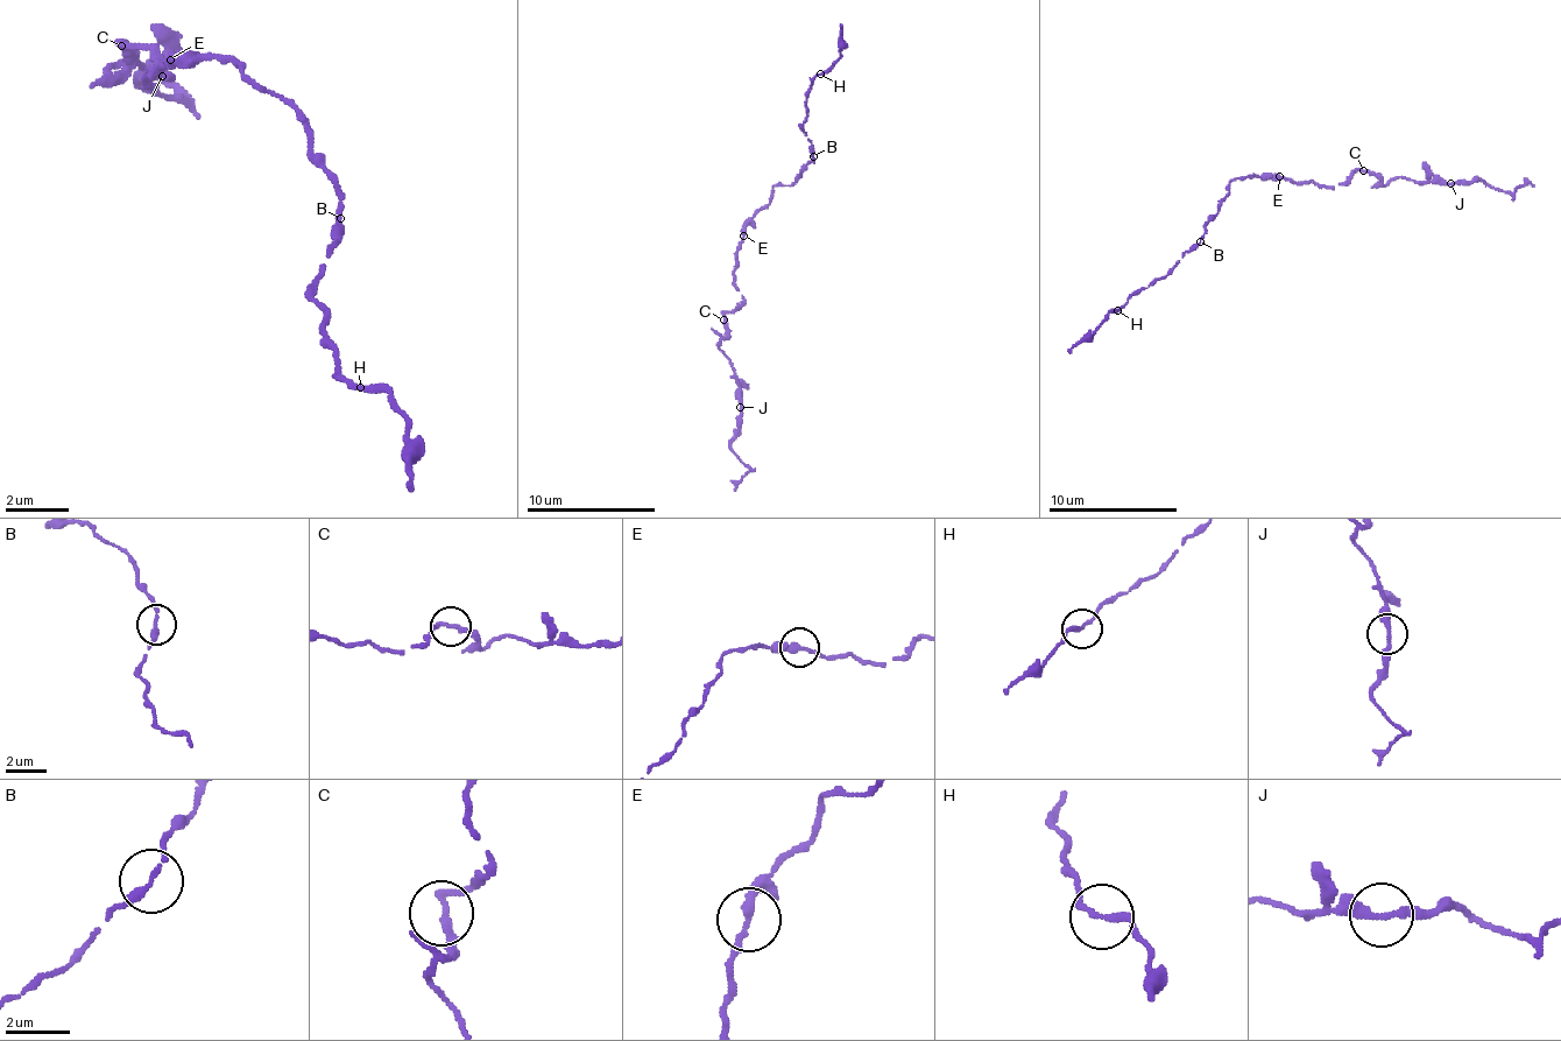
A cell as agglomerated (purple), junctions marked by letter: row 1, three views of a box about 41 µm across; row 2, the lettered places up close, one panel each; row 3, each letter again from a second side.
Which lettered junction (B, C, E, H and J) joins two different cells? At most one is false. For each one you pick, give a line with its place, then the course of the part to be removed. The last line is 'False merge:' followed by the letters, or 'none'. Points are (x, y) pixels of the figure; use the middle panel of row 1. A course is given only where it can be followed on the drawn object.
J: Place: (740, 407). Course of the part to remove: (740, 407), (736, 440), (729, 449), (749, 469), (733, 491)
False merge: J

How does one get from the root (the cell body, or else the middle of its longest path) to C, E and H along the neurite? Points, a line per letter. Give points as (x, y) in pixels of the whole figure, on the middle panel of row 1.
C: (746, 223), (733, 272), (733, 281), (742, 301), (724, 319)
E: (746, 223), (742, 237)
H: (746, 223), (769, 201), (775, 184), (791, 184), (813, 159), (804, 124), (807, 91), (820, 75)

